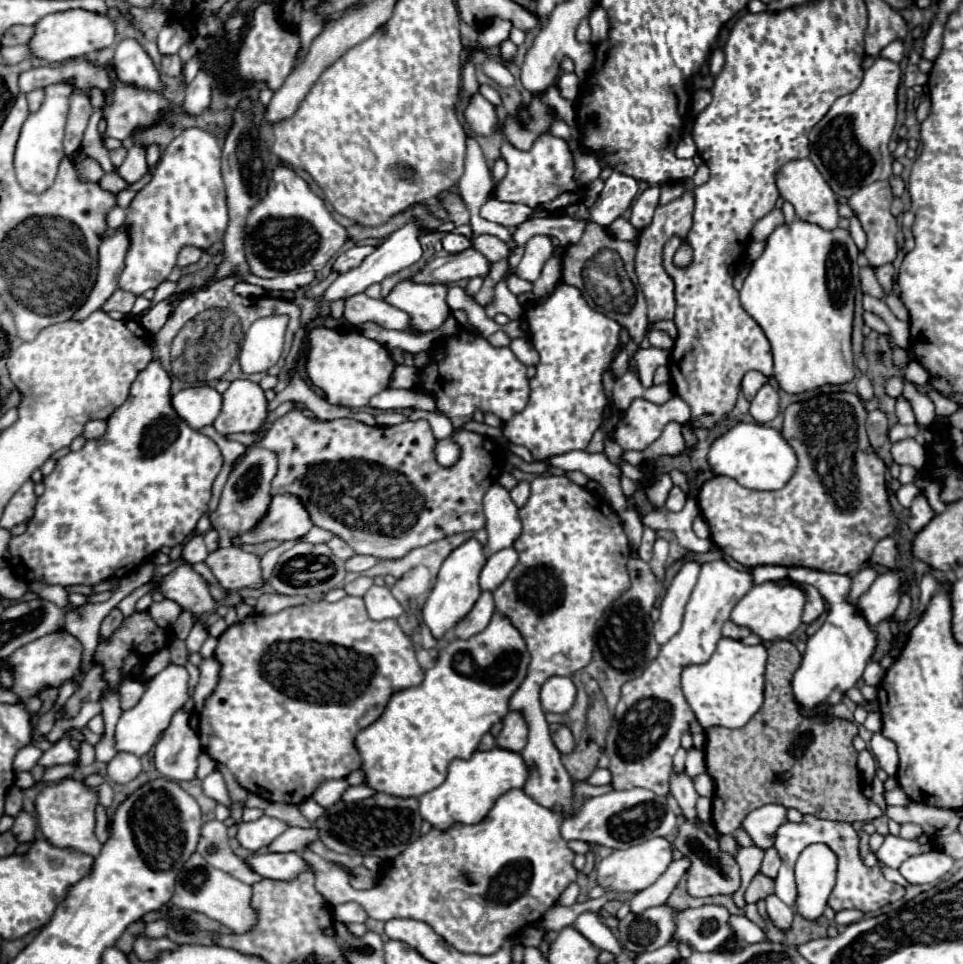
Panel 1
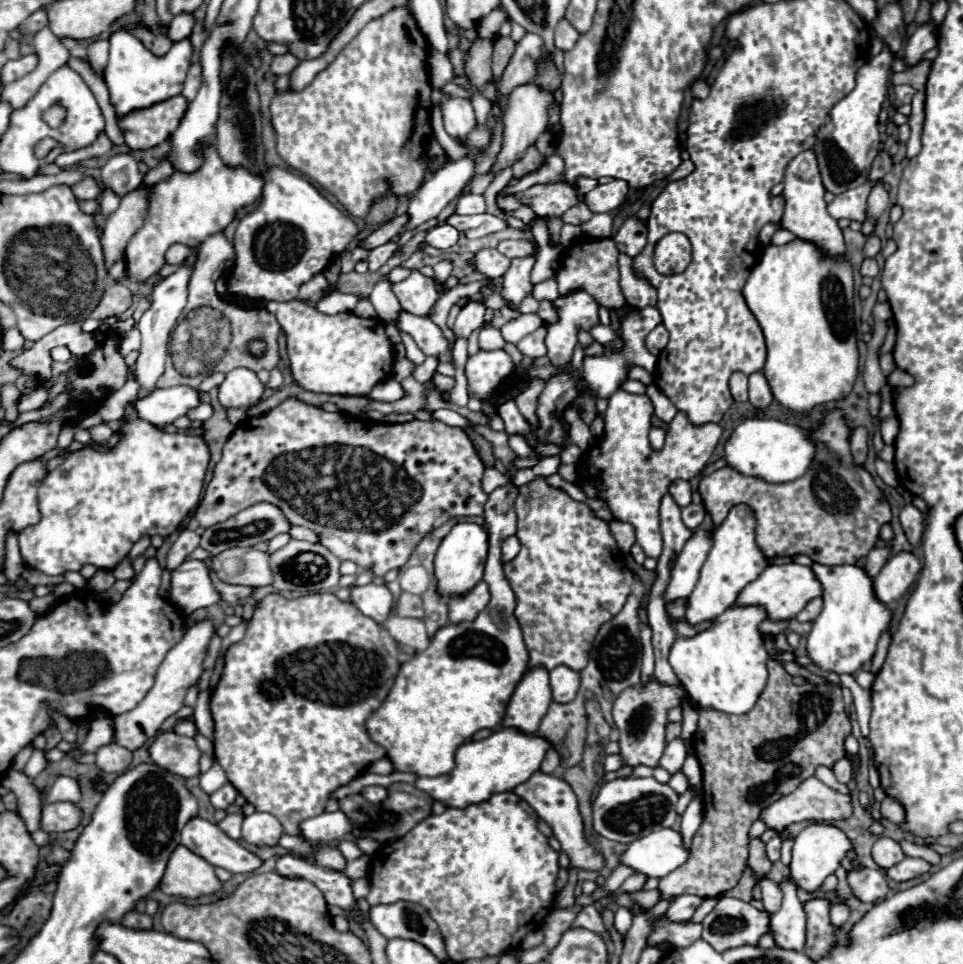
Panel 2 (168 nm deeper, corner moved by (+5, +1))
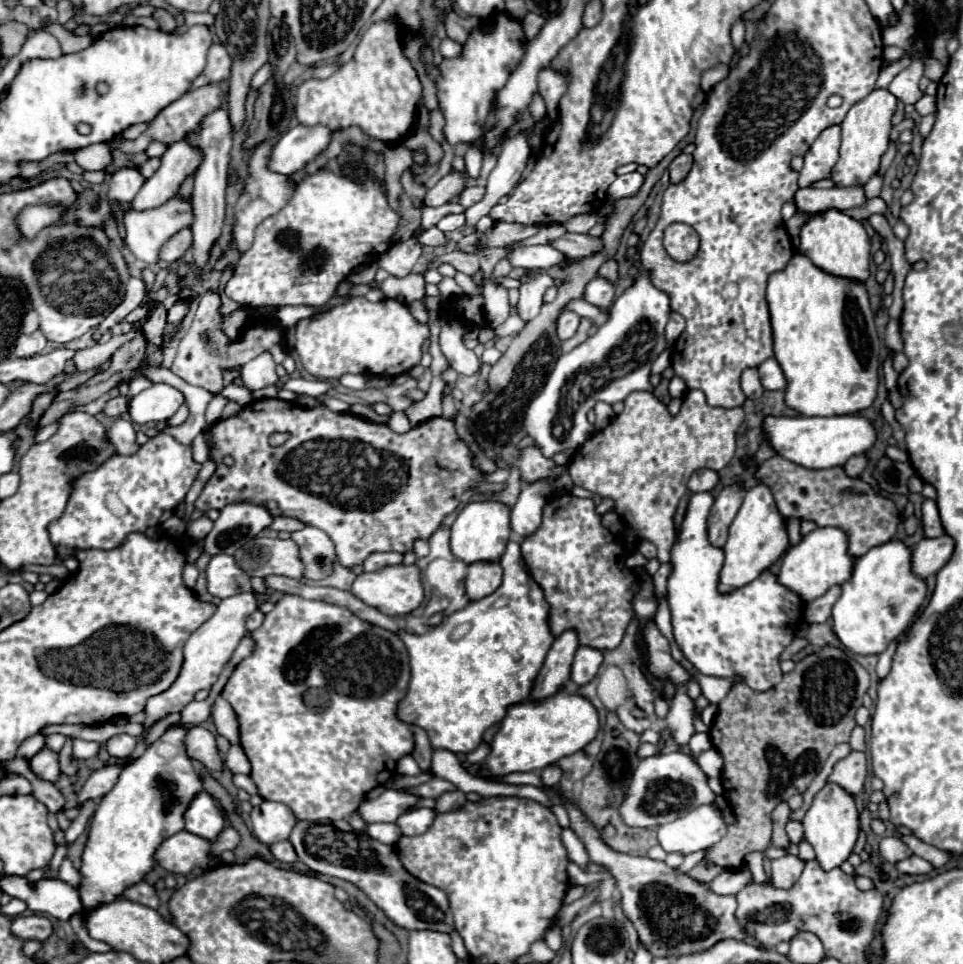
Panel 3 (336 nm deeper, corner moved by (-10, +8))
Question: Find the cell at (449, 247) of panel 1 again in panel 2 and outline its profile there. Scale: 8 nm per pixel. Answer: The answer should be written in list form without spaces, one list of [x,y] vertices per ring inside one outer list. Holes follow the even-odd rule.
[[[444,224],[444,226],[436,226],[428,236],[426,236],[426,244],[438,248],[438,250],[448,250],[458,242],[460,232],[456,232],[456,228]]]

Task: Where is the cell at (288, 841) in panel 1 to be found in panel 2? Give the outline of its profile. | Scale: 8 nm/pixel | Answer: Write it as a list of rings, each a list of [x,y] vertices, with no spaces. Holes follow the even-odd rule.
[[[322,812],[320,816],[308,818],[298,826],[298,836],[304,836],[310,844],[328,844],[344,838],[352,830],[348,818],[338,812]]]

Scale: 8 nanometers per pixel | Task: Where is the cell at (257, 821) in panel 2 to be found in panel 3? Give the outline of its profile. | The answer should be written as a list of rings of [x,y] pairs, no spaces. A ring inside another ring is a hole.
[[[263,801],[251,811],[253,835],[265,845],[289,839],[289,833],[295,827],[295,823],[297,819],[293,811],[289,811],[289,807],[283,803]]]

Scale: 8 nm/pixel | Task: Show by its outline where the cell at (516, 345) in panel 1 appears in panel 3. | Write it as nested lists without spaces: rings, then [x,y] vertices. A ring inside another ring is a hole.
[[[563,311],[561,317],[559,317],[559,321],[557,321],[557,337],[561,341],[571,339],[575,335],[579,323],[581,323],[581,317],[575,311]]]

